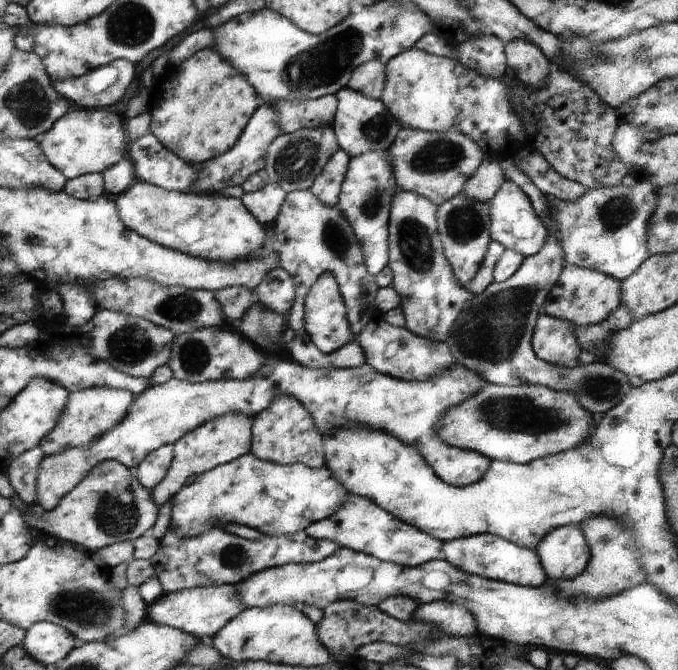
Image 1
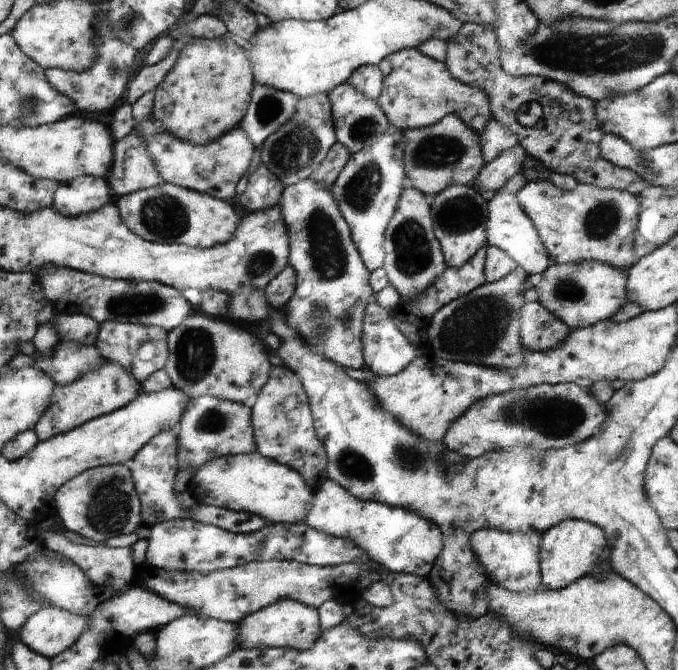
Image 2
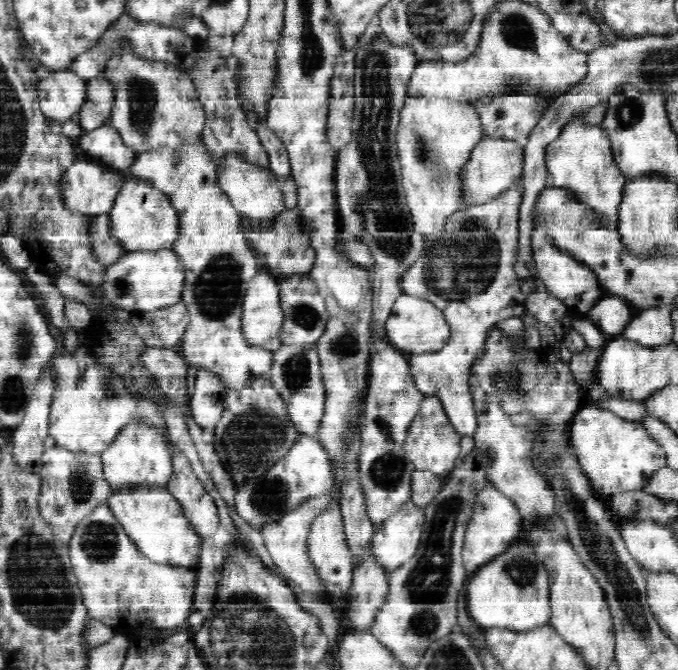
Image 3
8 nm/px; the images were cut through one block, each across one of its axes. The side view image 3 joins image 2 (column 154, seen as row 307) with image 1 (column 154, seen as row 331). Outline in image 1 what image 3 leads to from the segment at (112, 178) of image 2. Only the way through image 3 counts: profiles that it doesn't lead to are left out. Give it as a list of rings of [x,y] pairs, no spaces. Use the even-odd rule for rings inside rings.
[[[152,132],[130,142],[128,158],[135,165],[138,181],[165,190],[189,192],[199,181],[198,168],[169,150]]]

